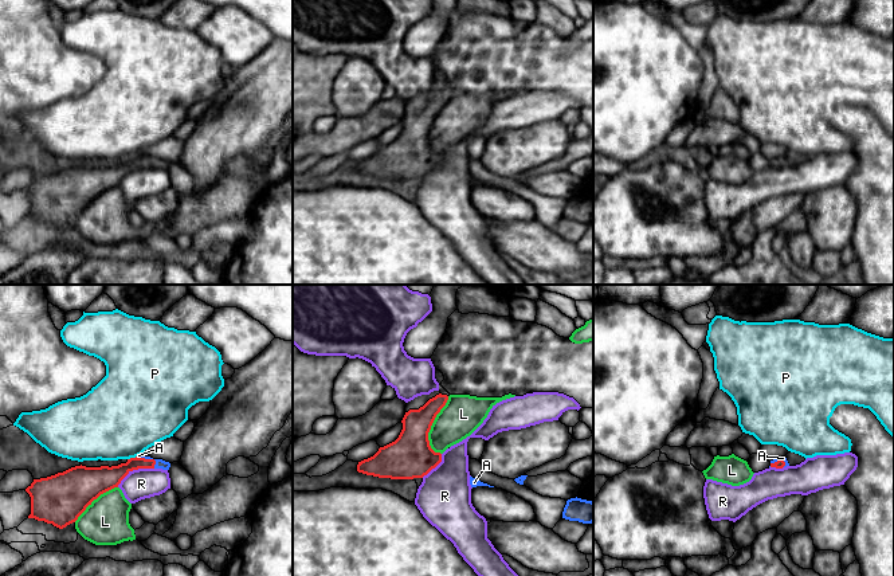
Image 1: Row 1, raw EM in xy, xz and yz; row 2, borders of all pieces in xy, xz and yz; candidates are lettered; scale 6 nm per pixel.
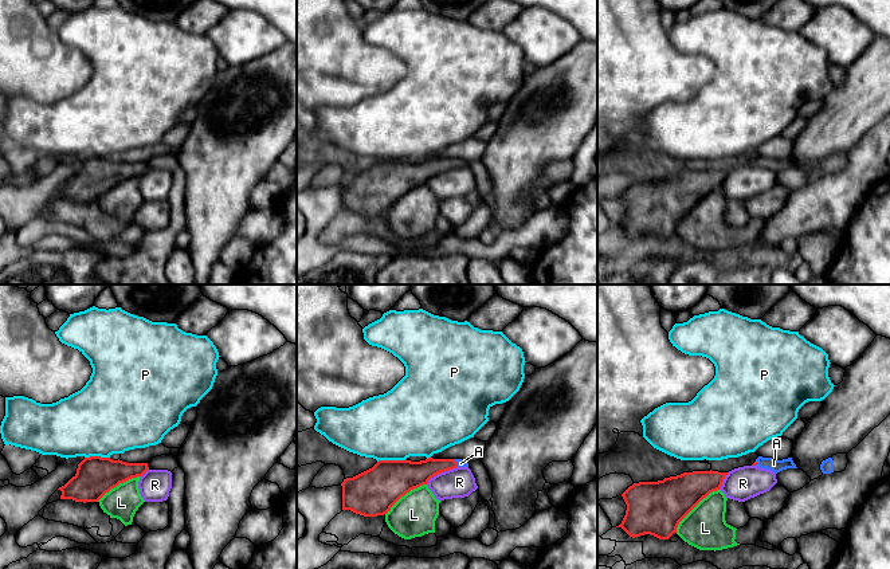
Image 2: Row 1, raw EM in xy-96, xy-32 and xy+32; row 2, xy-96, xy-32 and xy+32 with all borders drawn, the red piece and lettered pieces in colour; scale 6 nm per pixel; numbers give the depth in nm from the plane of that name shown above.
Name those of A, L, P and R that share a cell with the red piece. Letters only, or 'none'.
A

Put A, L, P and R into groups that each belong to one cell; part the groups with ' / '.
A / L / P / R

